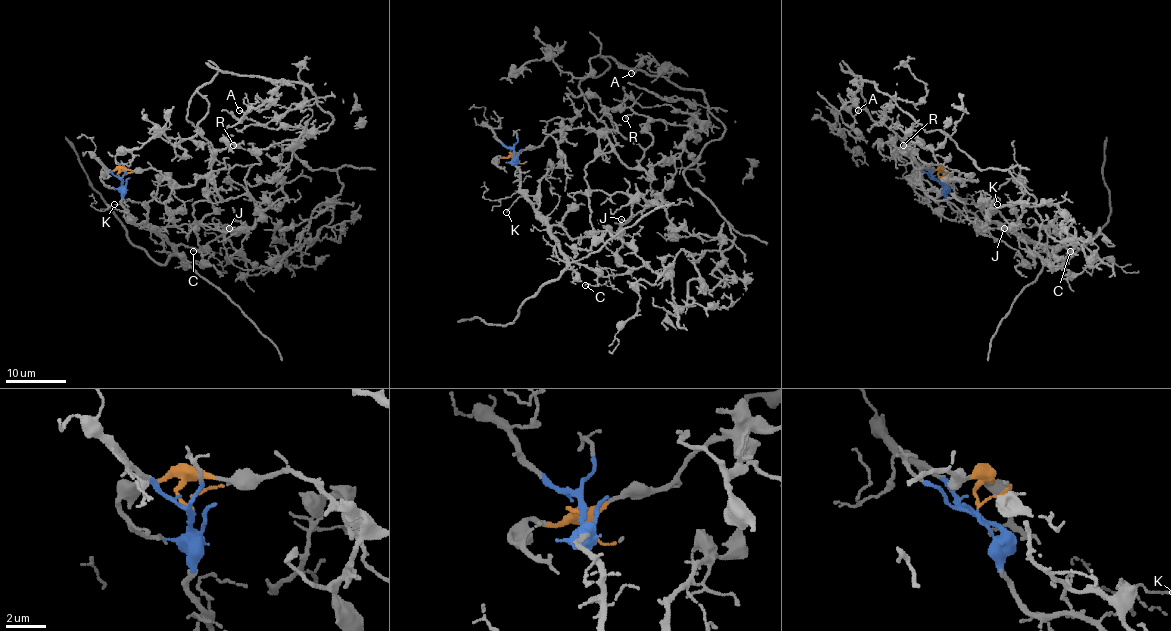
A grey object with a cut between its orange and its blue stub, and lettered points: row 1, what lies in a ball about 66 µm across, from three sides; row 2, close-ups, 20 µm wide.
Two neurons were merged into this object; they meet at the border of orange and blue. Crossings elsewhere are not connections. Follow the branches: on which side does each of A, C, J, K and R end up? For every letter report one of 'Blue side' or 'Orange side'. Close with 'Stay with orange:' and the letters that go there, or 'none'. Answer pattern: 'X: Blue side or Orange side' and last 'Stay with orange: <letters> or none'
A: Orange side
C: Blue side
J: Orange side
K: Blue side
R: Orange side
Stay with orange: A, J, R

